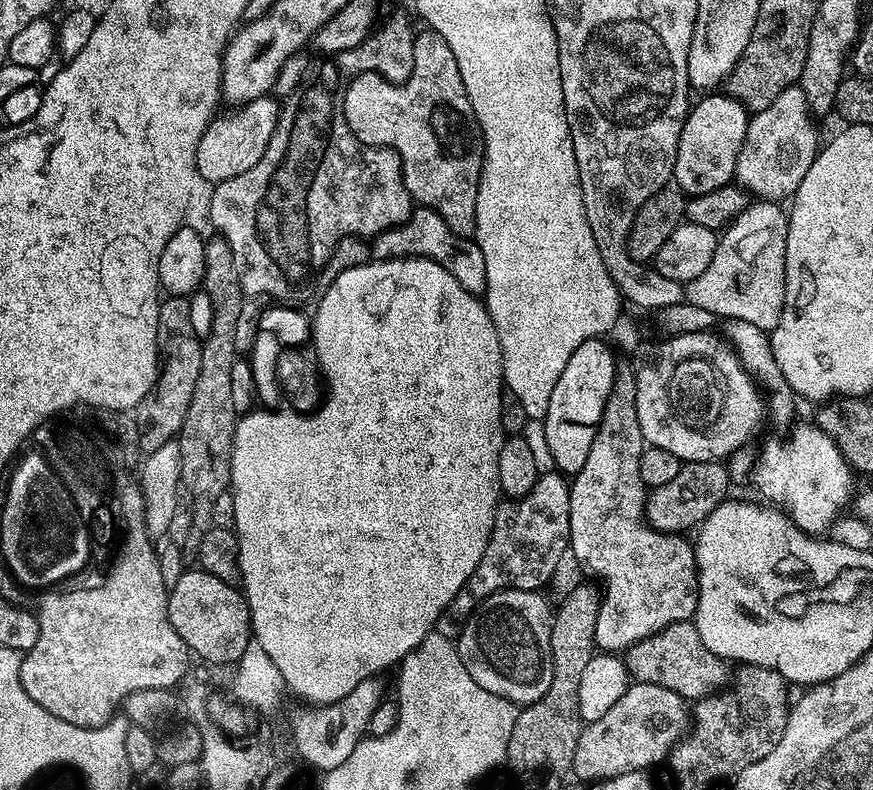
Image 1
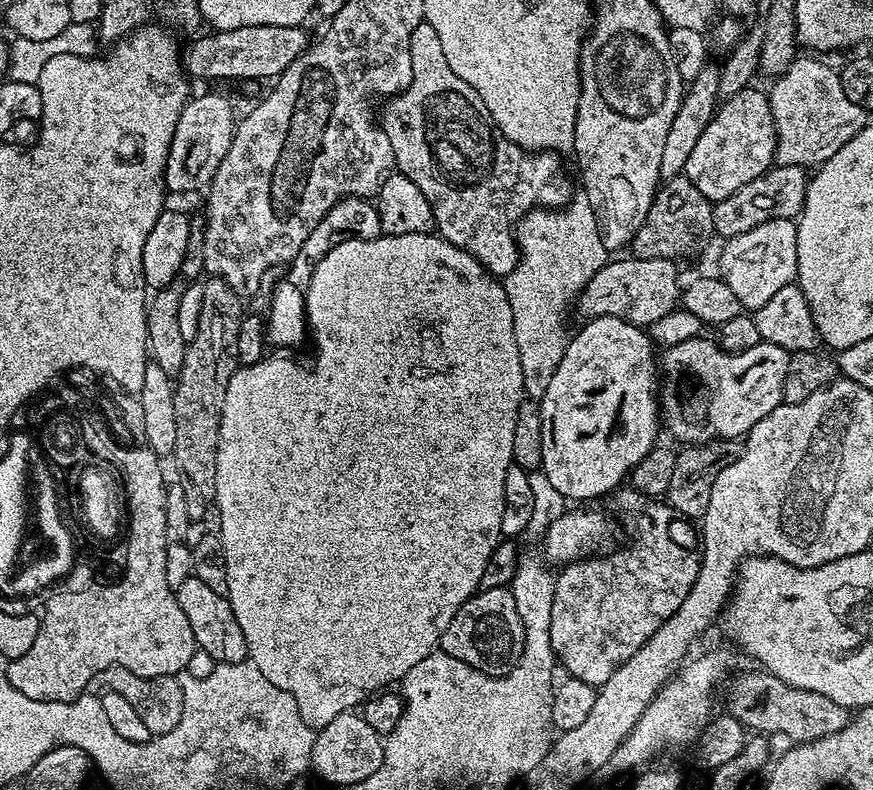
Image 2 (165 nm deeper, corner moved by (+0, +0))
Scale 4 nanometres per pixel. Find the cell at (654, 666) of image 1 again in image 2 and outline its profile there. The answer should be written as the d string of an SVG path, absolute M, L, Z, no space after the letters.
M763 670L756 672L744 672L741 676L731 677L732 685L728 688L728 708L727 715L738 718L738 722L743 724L745 729L753 733L773 734L781 732L784 736L789 736L792 742L803 742L806 740L817 740L826 734L834 734L842 730L850 719L849 709L843 708L834 698L826 698L826 694L814 694L814 690L802 690L798 686L790 686L782 682L774 674Z

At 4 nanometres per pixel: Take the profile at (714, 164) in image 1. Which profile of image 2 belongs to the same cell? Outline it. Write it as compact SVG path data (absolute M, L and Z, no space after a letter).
M756 86L742 89L738 94L727 97L717 107L709 124L698 137L694 150L687 158L683 170L684 177L710 201L730 198L734 190L754 182L758 174L773 167L776 159L776 123L770 110L767 95Z

